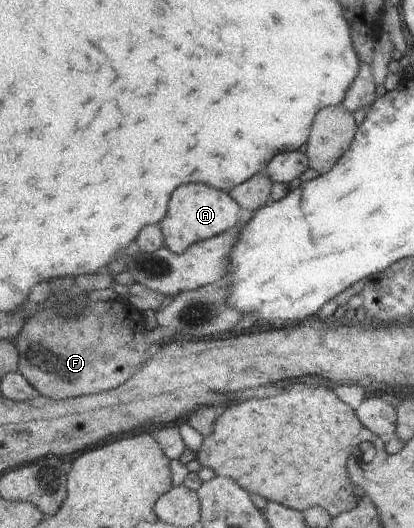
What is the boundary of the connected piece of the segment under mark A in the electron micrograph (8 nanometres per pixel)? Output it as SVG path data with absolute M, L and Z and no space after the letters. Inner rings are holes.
M191 183L179 186L179 190L175 190L167 216L159 225L166 240L166 247L175 254L183 254L196 242L219 236L239 225L239 212L241 212L239 203L235 202L227 191L205 183Z

